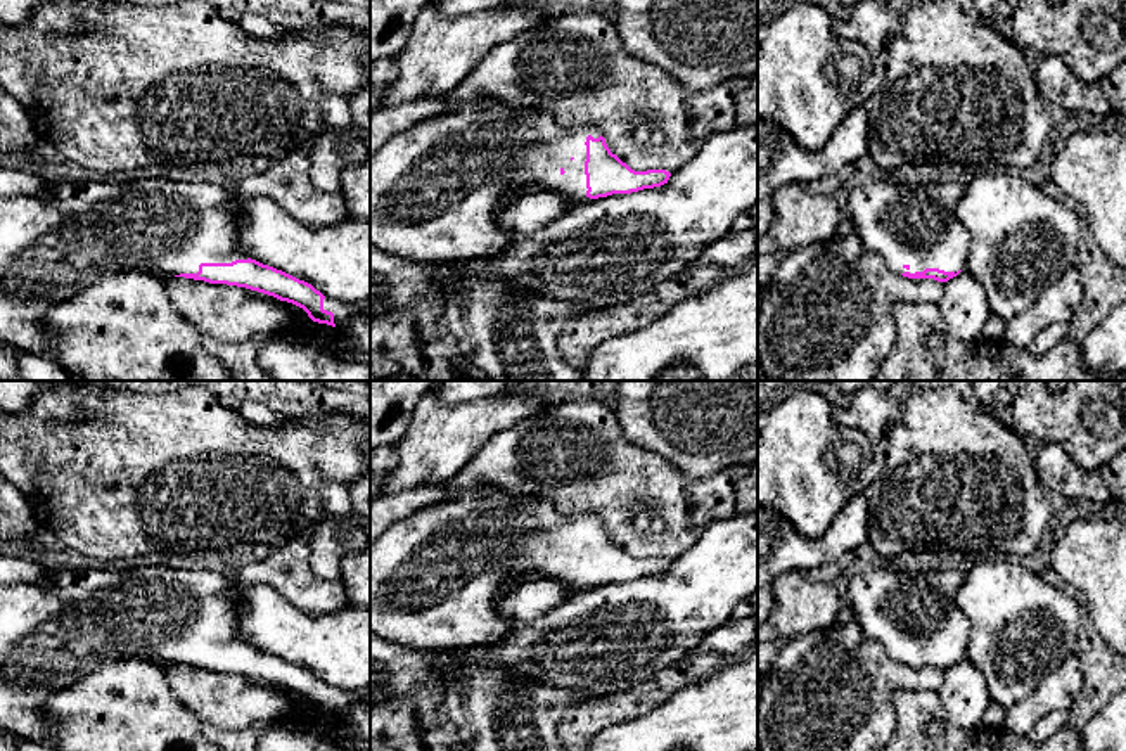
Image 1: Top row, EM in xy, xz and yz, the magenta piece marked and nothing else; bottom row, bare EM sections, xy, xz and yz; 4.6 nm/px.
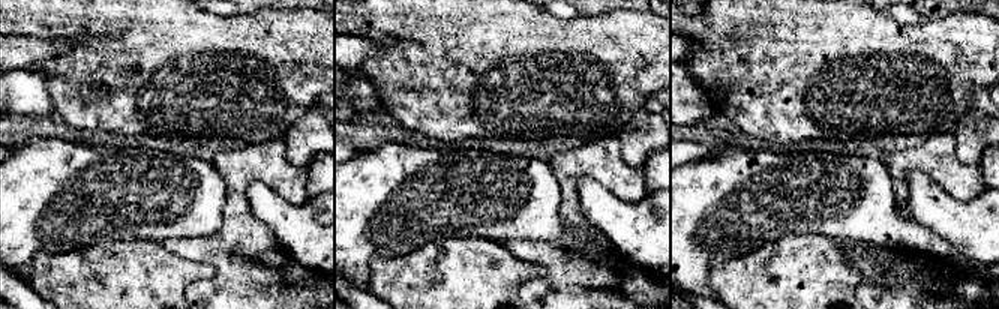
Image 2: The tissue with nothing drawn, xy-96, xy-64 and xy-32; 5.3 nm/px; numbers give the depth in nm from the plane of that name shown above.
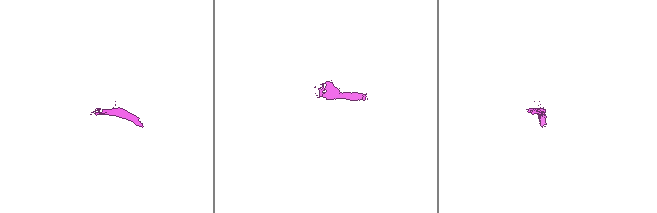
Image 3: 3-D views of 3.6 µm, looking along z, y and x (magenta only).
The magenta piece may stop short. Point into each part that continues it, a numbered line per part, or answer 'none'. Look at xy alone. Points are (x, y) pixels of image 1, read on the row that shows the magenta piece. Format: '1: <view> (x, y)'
1: xy (51, 250)
2: xy (343, 312)

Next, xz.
1: xz (433, 189)

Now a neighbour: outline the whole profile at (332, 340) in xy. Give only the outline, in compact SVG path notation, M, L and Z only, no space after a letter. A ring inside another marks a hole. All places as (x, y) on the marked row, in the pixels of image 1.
M301 322L296 329L289 329L280 334L289 336L297 341L308 341L308 343L311 343L322 350L329 350L329 351L336 351L339 346L342 346L342 337L341 337L337 327L330 332L325 332L322 337L315 337L311 334L311 329L315 324L318 324L318 322L313 322L313 324Z

